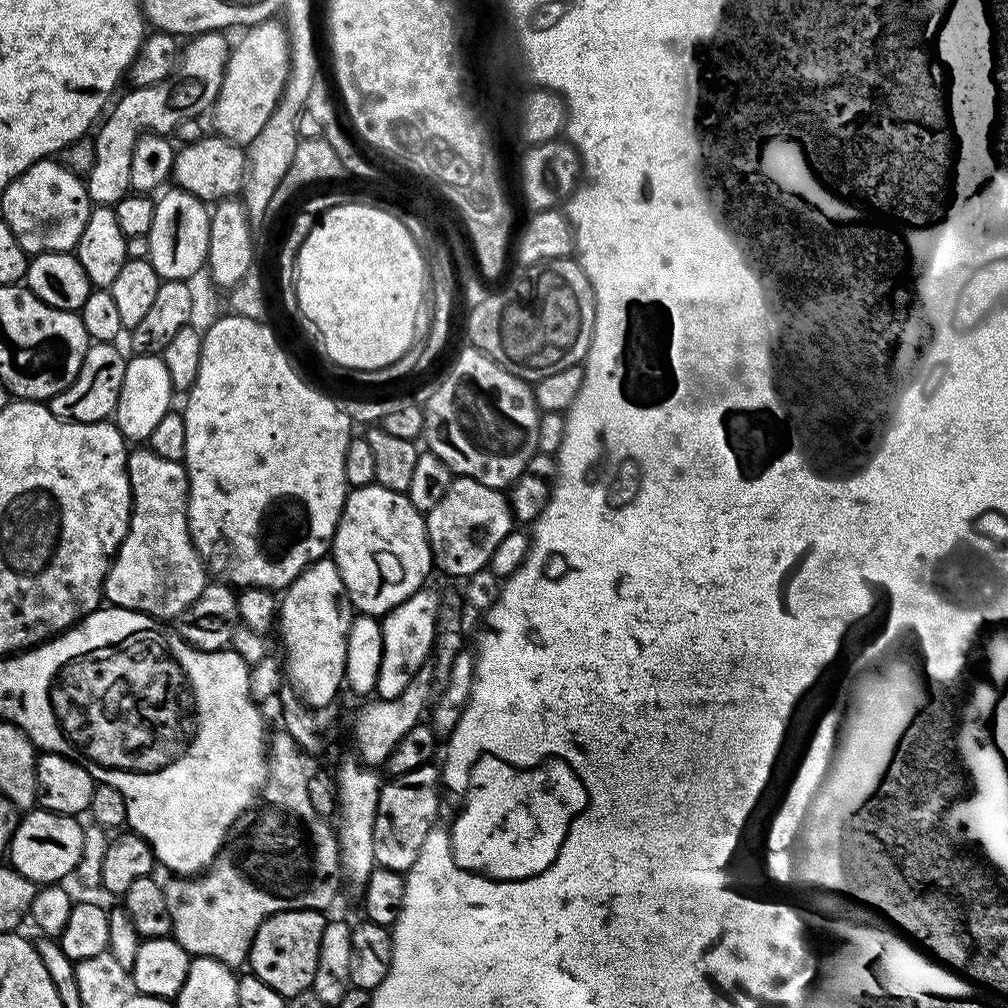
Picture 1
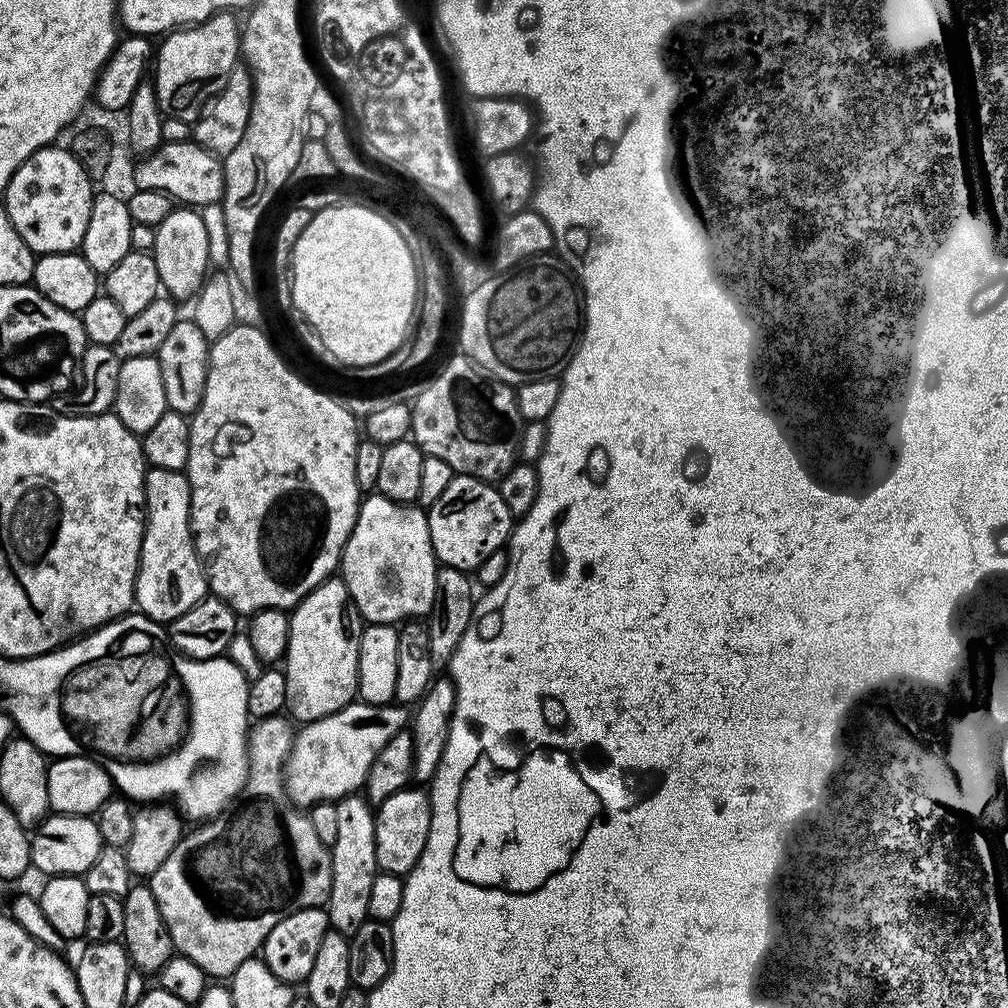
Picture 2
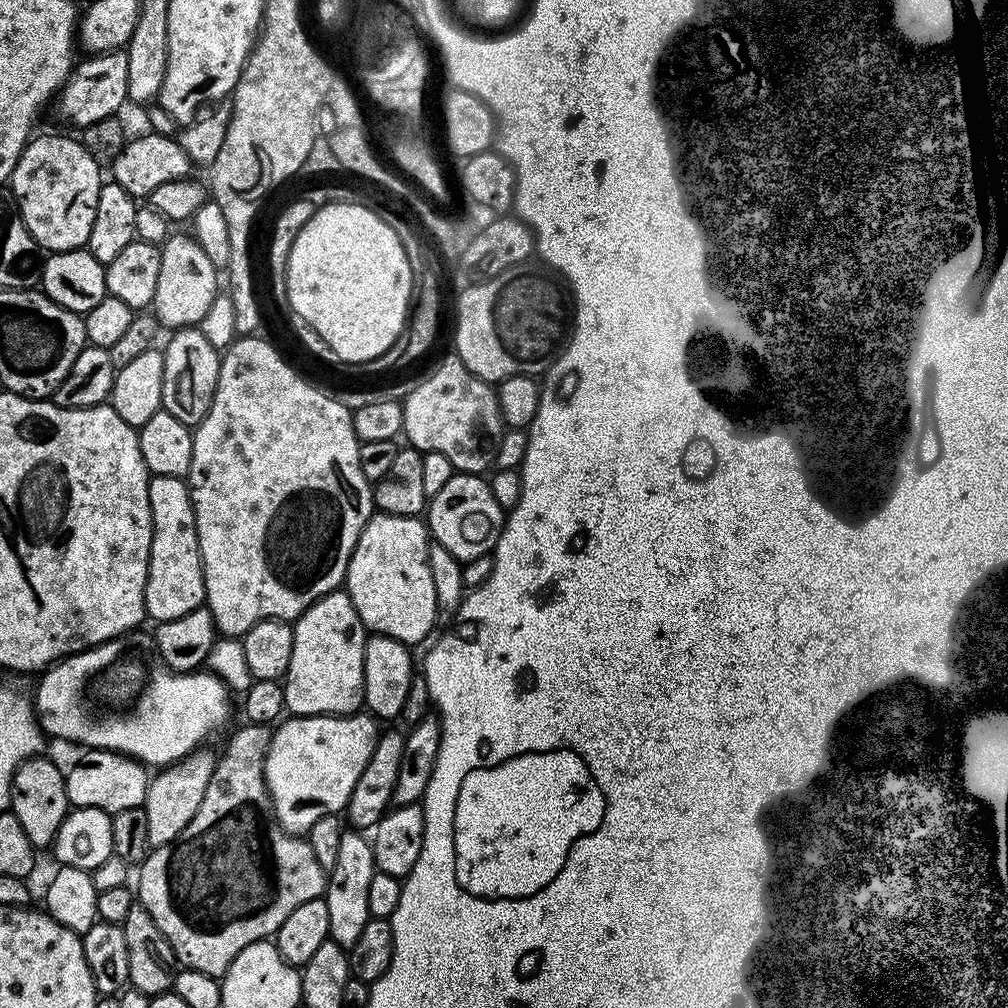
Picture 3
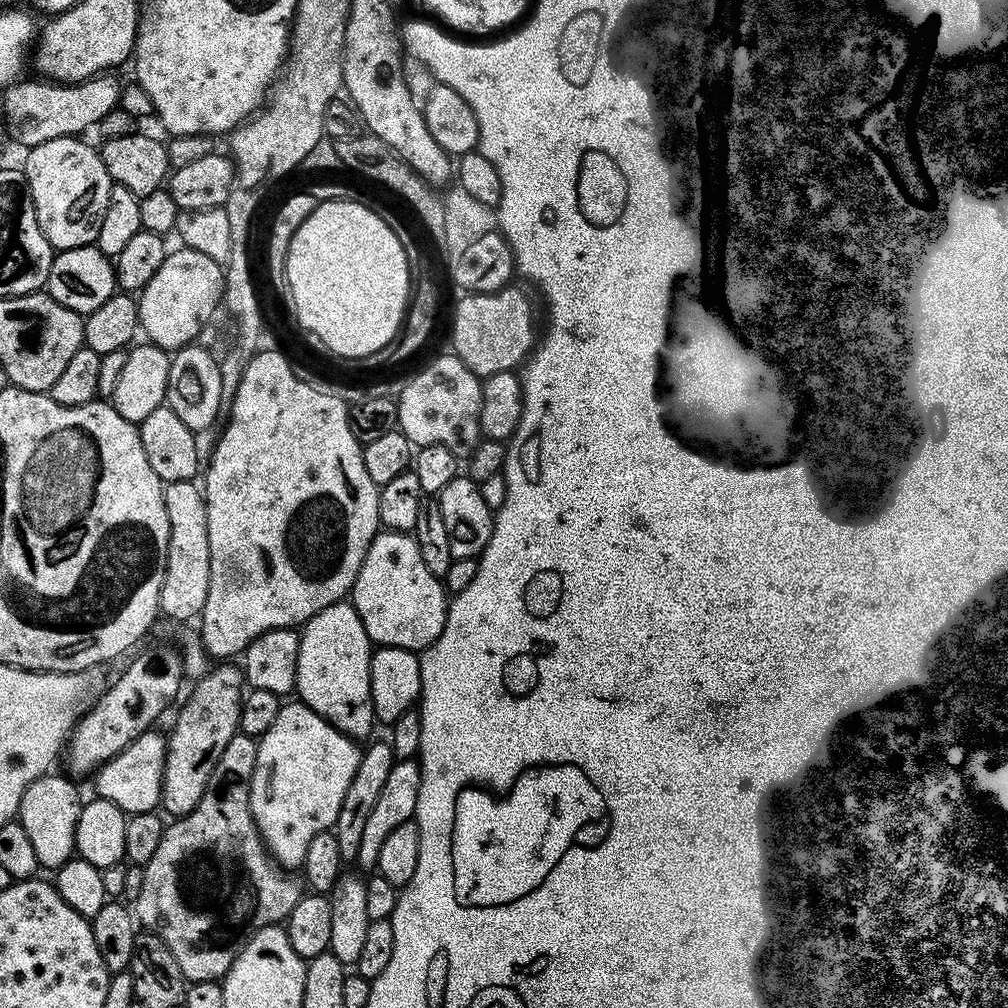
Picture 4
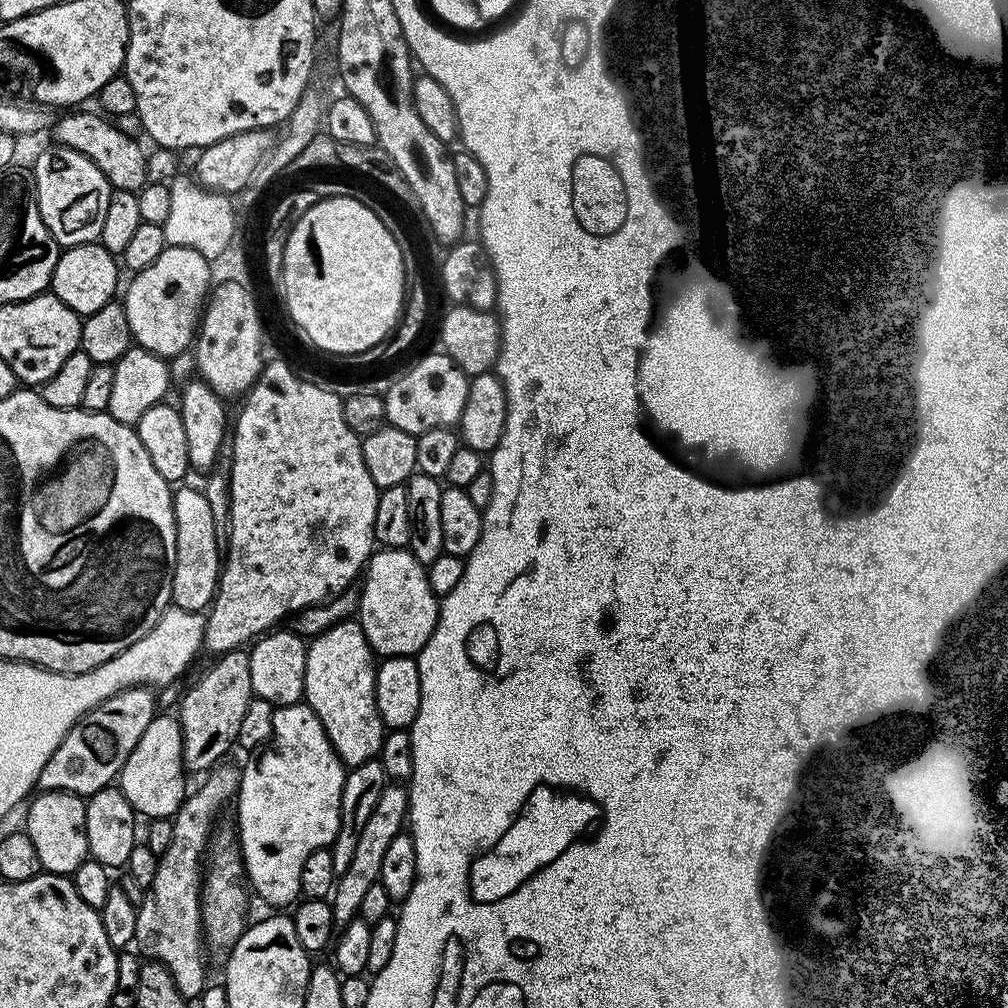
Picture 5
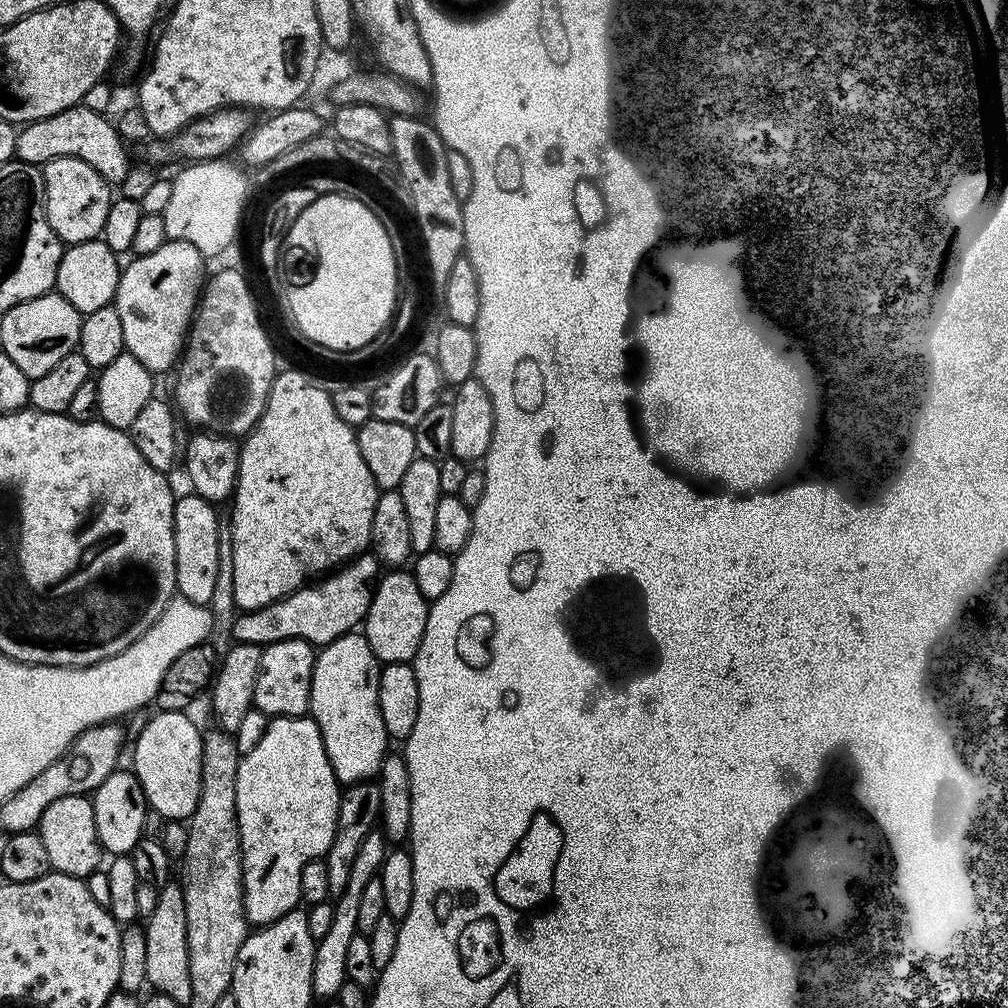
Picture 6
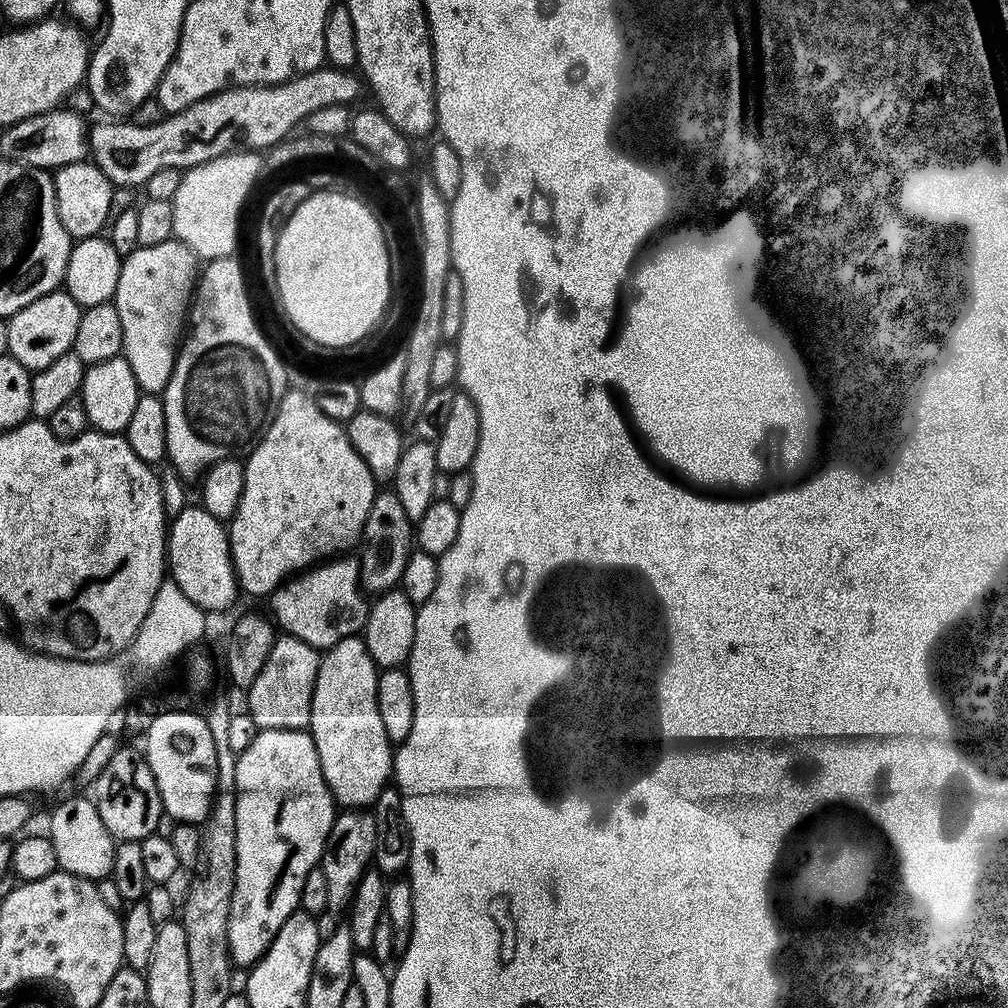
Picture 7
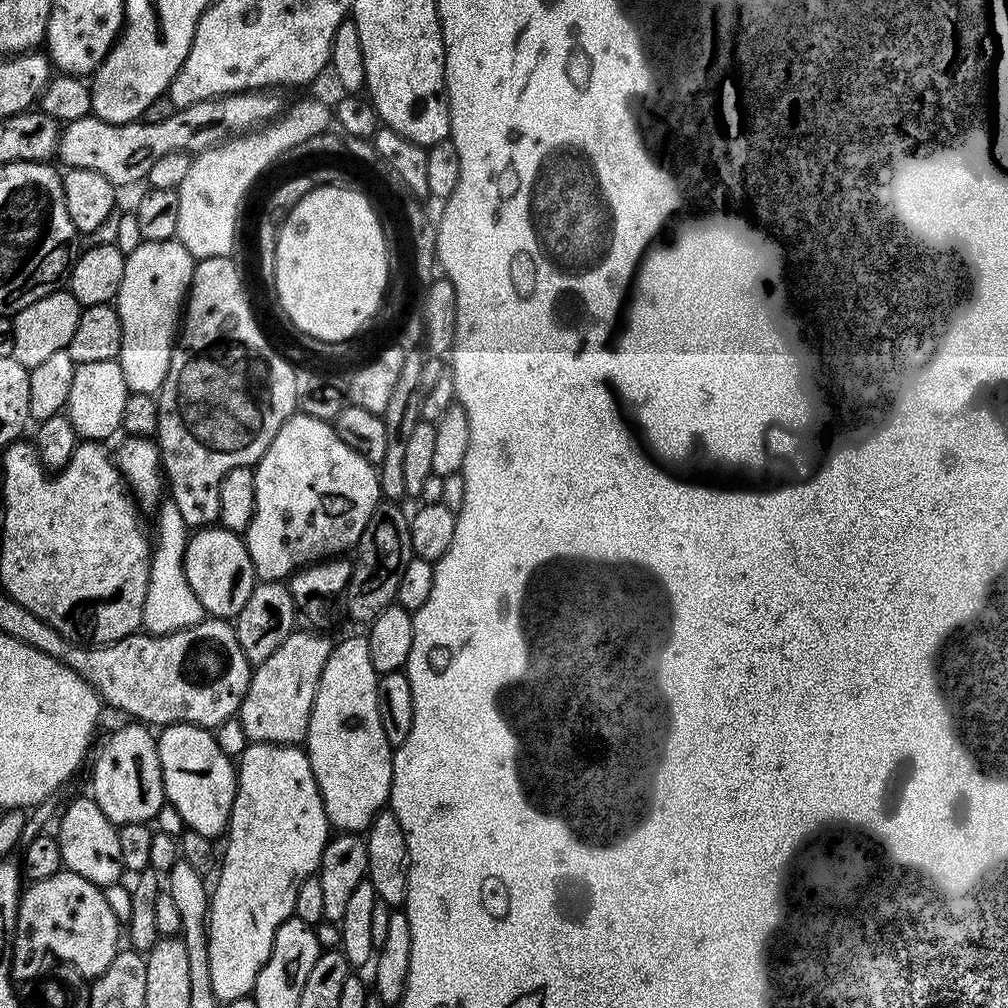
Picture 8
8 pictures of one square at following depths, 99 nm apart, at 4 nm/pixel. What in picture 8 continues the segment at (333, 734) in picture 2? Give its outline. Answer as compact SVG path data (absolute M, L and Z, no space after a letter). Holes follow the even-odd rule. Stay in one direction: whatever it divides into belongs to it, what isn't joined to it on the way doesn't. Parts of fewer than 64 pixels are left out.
M249 743L244 755L239 757L238 775L239 788L226 829L228 845L222 848L222 863L215 877L216 888L214 884L210 892L208 910L210 982L217 1000L221 1002L237 1000L255 989L256 976L262 966L266 966L272 953L278 926L282 926L282 922L294 913L298 886L302 886L306 878L317 875L324 848L330 841L330 825L322 794L303 747Z

